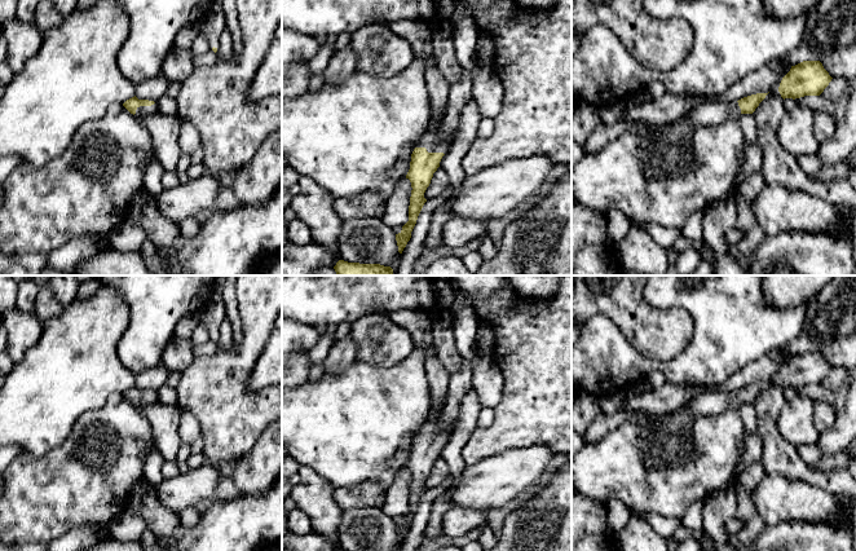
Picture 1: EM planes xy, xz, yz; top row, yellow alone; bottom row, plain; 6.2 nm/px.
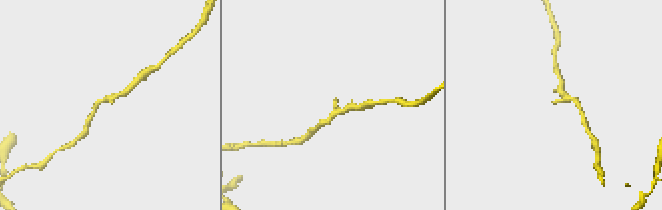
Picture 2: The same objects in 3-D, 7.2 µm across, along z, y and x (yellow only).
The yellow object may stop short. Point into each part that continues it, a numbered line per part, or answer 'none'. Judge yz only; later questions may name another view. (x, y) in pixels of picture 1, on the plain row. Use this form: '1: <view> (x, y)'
1: yz (710, 401)

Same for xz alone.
1: xz (429, 430)

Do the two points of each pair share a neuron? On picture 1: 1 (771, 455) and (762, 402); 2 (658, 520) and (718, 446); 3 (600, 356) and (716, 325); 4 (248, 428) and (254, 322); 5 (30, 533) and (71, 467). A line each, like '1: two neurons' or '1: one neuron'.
1: one neuron
2: two neurons
3: one neuron
4: one neuron
5: one neuron

